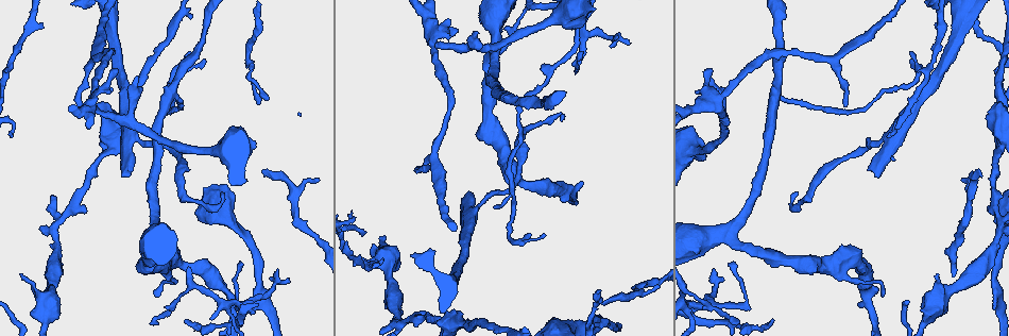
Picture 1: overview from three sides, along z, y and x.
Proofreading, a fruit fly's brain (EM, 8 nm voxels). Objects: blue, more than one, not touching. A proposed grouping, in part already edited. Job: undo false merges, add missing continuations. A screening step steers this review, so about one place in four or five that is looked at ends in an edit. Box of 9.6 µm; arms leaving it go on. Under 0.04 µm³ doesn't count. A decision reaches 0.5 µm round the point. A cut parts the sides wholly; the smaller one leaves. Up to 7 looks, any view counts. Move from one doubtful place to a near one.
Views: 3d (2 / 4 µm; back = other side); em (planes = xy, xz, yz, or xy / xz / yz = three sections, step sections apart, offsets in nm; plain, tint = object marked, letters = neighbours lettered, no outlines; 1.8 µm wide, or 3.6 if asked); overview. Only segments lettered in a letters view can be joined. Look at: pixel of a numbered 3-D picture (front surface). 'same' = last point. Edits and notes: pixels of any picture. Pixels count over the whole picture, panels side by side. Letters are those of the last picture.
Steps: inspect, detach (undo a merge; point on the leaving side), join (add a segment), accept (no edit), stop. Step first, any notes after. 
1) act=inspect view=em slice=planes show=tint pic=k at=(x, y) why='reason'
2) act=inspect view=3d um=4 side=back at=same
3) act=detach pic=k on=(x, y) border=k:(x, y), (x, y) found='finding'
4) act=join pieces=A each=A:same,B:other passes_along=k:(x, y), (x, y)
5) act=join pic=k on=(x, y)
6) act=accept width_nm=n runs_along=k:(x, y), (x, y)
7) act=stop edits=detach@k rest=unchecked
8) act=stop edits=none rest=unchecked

act=inspect view=3d um=4 side=back pic=1 at=(980, 171) why='free end'

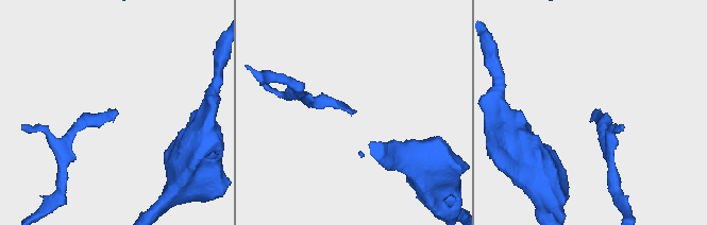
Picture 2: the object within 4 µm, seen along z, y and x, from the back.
act=inspect view=em slice=planes show=letters pic=2 at=(356, 111) why='need the tissue'

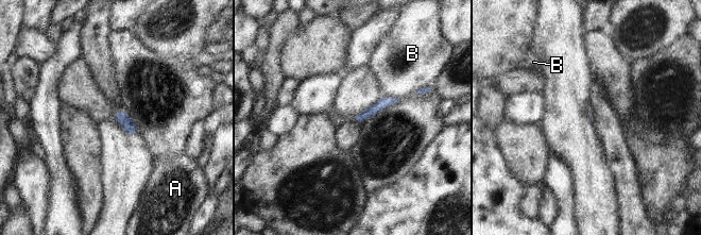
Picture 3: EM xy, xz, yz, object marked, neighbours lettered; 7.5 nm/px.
act=accept each=A:other,B:other runs_along=3:(392, 100), (357, 118) found='none of them fits'

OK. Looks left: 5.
act=inspect view=em slice=xy step=16 show=tint pic=1 at=(937, 273) why='tapers out'

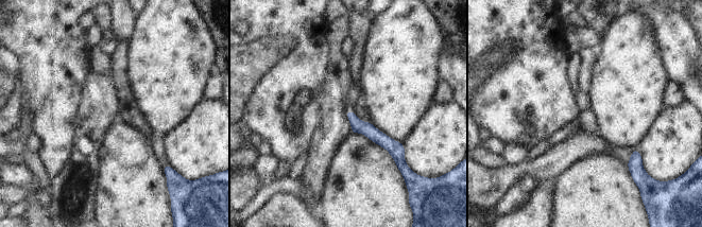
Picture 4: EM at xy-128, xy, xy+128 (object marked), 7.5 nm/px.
act=inspect view=em slice=planes show=tint at=same

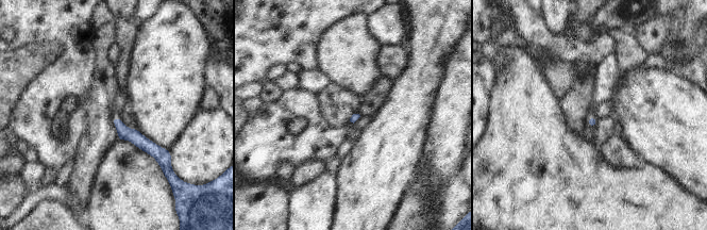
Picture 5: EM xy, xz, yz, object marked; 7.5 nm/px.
act=inspect view=em slice=planes show=letters at=same

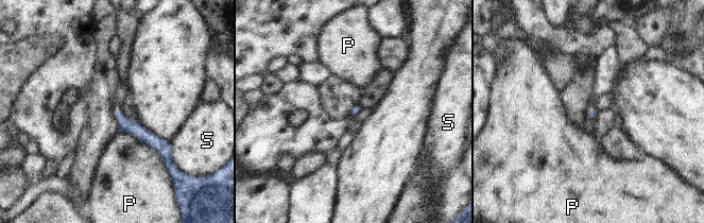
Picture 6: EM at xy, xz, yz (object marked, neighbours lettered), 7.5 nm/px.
act=accept each=P:other,S:other border=6:(119, 132), (150, 146), (165, 166) found='none of them fits'

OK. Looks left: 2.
act=inspect view=3d um=2 pic=1 at=(463, 203) why='branch stops here'

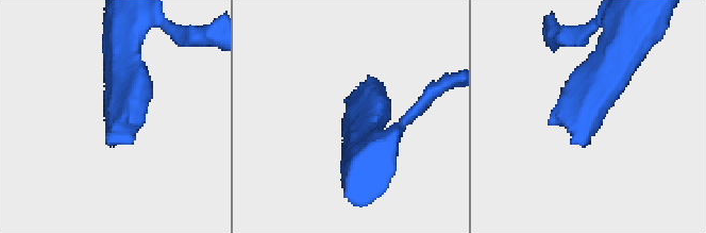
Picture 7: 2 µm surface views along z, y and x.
act=inspect view=em slice=xz step=4 show=letters pic=7 at=(111, 146)

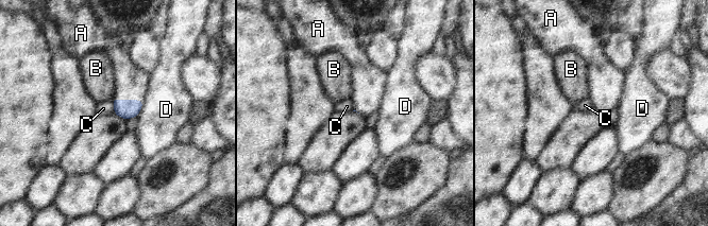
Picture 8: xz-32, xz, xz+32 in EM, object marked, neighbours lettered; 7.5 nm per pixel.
act=join pieces=A each=A:same,B:other,C:other,D:other passes_along=8:(124, 108), (129, 100), (132, 82) found='the neuron continues'

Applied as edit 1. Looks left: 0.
act=stop edits=join@8 rest=unchecked

